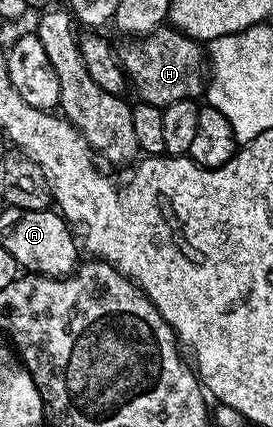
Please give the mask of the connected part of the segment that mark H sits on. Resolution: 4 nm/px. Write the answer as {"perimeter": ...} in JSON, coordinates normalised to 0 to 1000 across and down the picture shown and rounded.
{"perimeter":[[[597,59],[557,75],[553,82],[524,82],[487,96],[462,96],[440,110],[440,145],[462,164],[462,183],[484,213],[505,220],[502,230],[527,241],[553,241],[597,253],[630,246],[645,237],[678,232],[722,234],[747,213],[747,110],[729,94],[678,82],[670,73],[648,73],[637,63]]]}

